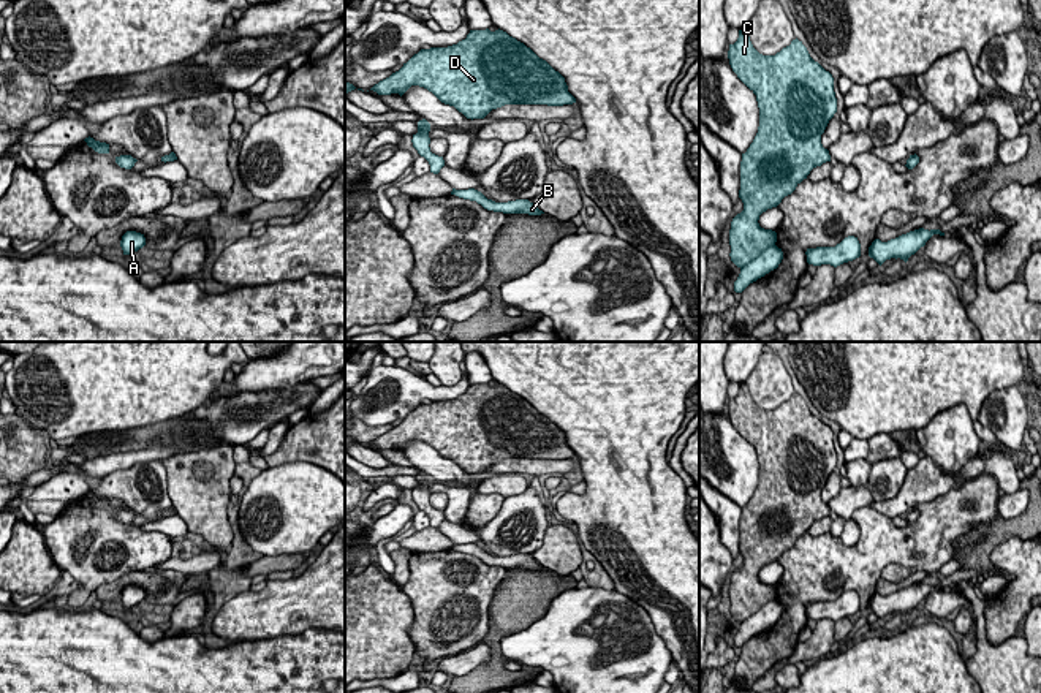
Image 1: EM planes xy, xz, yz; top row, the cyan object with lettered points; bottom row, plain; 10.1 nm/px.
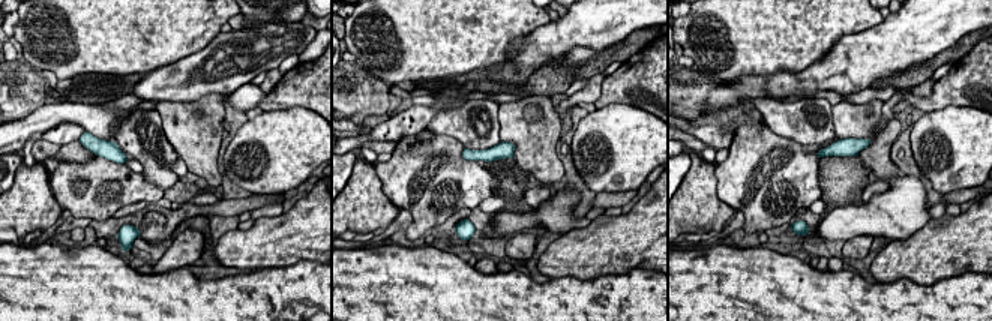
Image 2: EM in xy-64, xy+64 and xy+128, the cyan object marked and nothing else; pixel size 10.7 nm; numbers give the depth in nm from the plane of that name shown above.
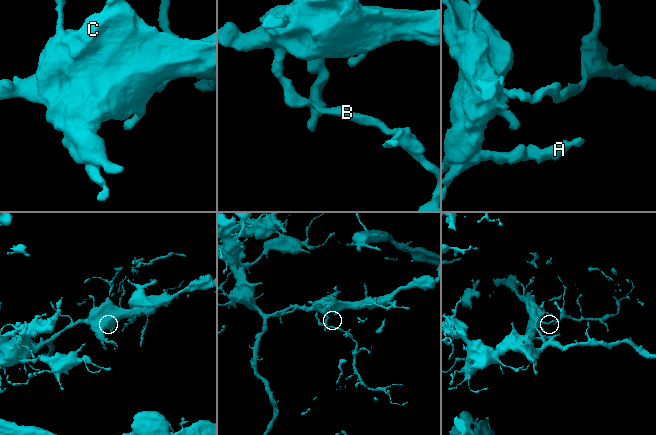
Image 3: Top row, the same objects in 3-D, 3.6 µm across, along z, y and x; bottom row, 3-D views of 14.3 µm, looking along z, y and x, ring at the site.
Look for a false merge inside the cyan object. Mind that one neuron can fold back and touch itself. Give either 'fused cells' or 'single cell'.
fused cells

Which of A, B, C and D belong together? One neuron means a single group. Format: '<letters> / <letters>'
A C D / B

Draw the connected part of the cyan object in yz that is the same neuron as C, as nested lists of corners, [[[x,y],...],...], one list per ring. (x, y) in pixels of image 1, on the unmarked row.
[[[742,383],[737,396],[729,399],[728,413],[737,432],[756,449],[759,462],[758,487],[740,516],[739,552],[744,565],[732,573],[729,584],[729,611],[740,623],[734,646],[742,647],[750,638],[777,623],[783,614],[782,603],[775,600],[777,587],[761,582],[758,574],[763,566],[791,549],[813,522],[831,516],[821,489],[837,467],[837,453],[832,429],[810,411],[797,392],[775,410],[763,410]]]

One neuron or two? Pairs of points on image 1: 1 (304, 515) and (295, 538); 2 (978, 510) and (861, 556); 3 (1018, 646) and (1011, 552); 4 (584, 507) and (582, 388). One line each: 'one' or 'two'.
1: one
2: one
3: two
4: one

